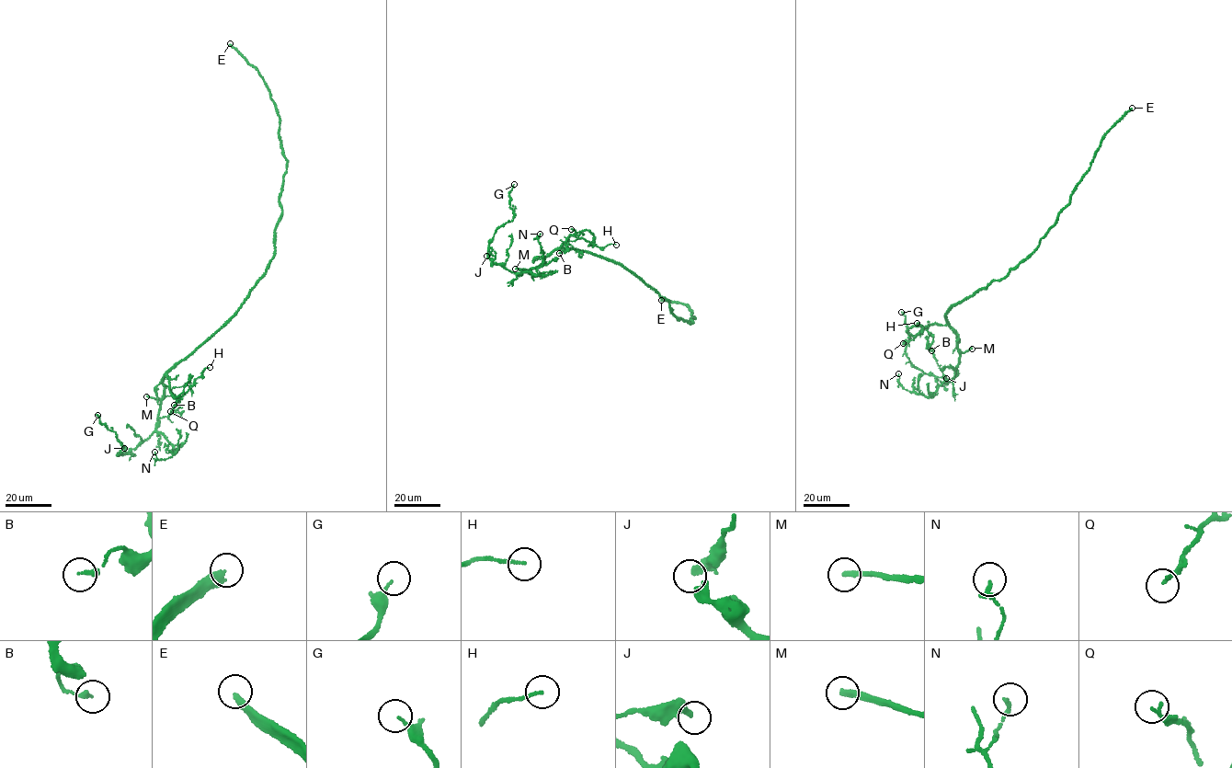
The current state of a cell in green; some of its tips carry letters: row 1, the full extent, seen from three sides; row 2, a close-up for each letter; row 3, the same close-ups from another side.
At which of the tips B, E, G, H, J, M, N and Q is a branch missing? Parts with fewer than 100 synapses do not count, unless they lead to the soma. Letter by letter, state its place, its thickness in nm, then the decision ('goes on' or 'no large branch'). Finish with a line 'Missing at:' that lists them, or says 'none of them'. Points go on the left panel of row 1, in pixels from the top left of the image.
B: place (174, 405); calibre 200 nm; no large branch
E: place (230, 43); calibre 360 nm; goes on
G: place (97, 415); calibre 140 nm; no large branch
H: place (210, 367); calibre 100 nm; no large branch
J: place (124, 448); calibre 240 nm; no large branch
M: place (146, 396); calibre 220 nm; goes on
N: place (154, 452); calibre 180 nm; no large branch
Q: place (170, 411); calibre 160 nm; no large branch
Missing at: E, M

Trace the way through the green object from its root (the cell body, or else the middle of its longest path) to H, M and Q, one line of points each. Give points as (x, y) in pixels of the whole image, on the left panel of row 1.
H: (238, 309), (213, 336), (166, 373), (174, 397), (179, 399), (203, 370), (210, 367)
M: (238, 309), (213, 336), (166, 373), (162, 382), (164, 396), (158, 399), (146, 396)
Q: (238, 309), (213, 336), (166, 373), (170, 378), (170, 392), (176, 400), (170, 411)

